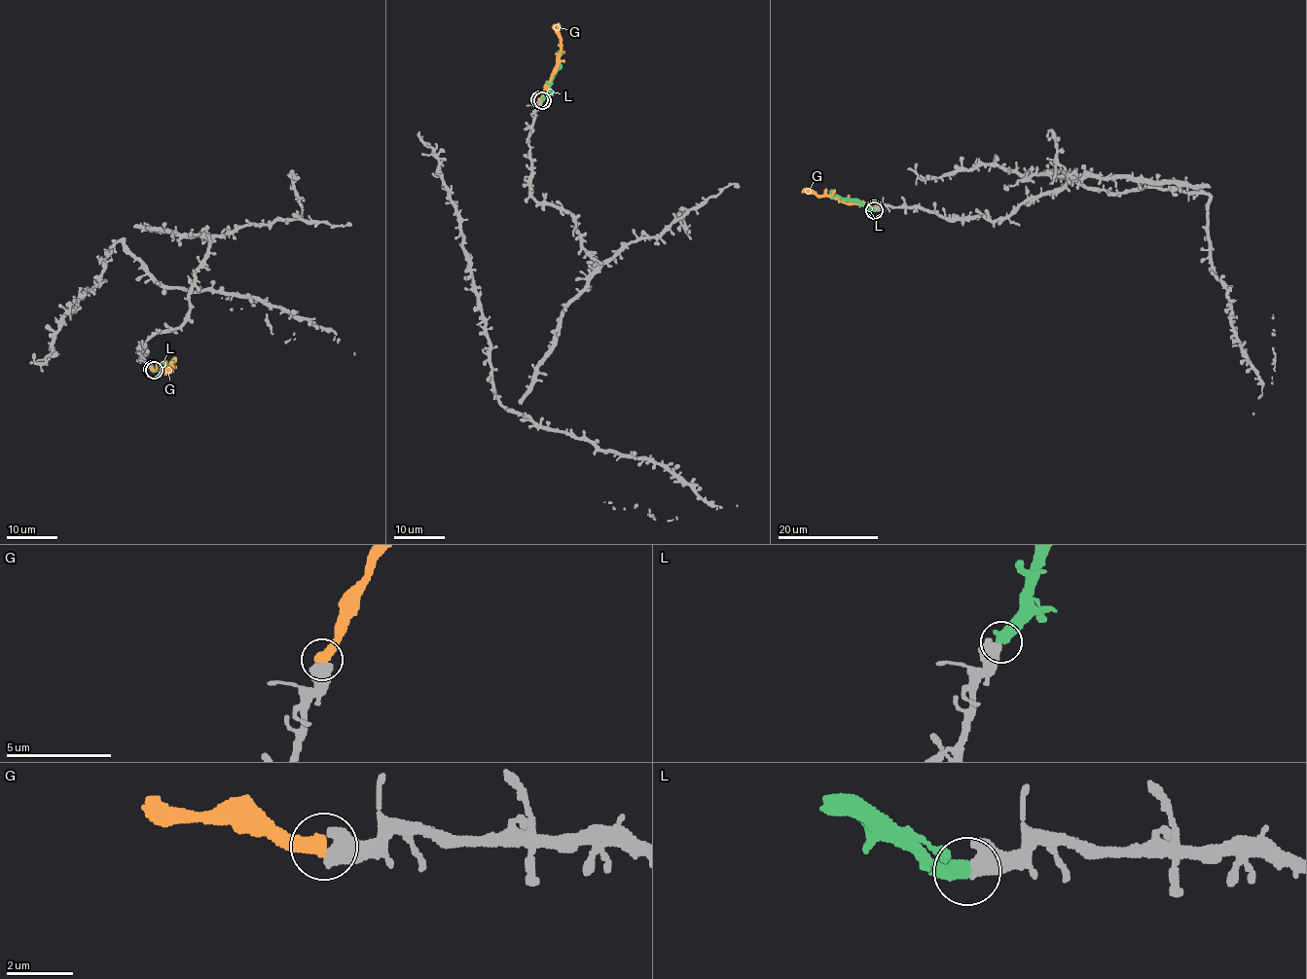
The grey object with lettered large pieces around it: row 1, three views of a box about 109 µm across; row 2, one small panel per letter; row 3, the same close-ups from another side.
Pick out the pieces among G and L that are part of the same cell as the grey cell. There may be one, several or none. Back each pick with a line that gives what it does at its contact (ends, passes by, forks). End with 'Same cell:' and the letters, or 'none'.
L: It ends there
Same cell: L

